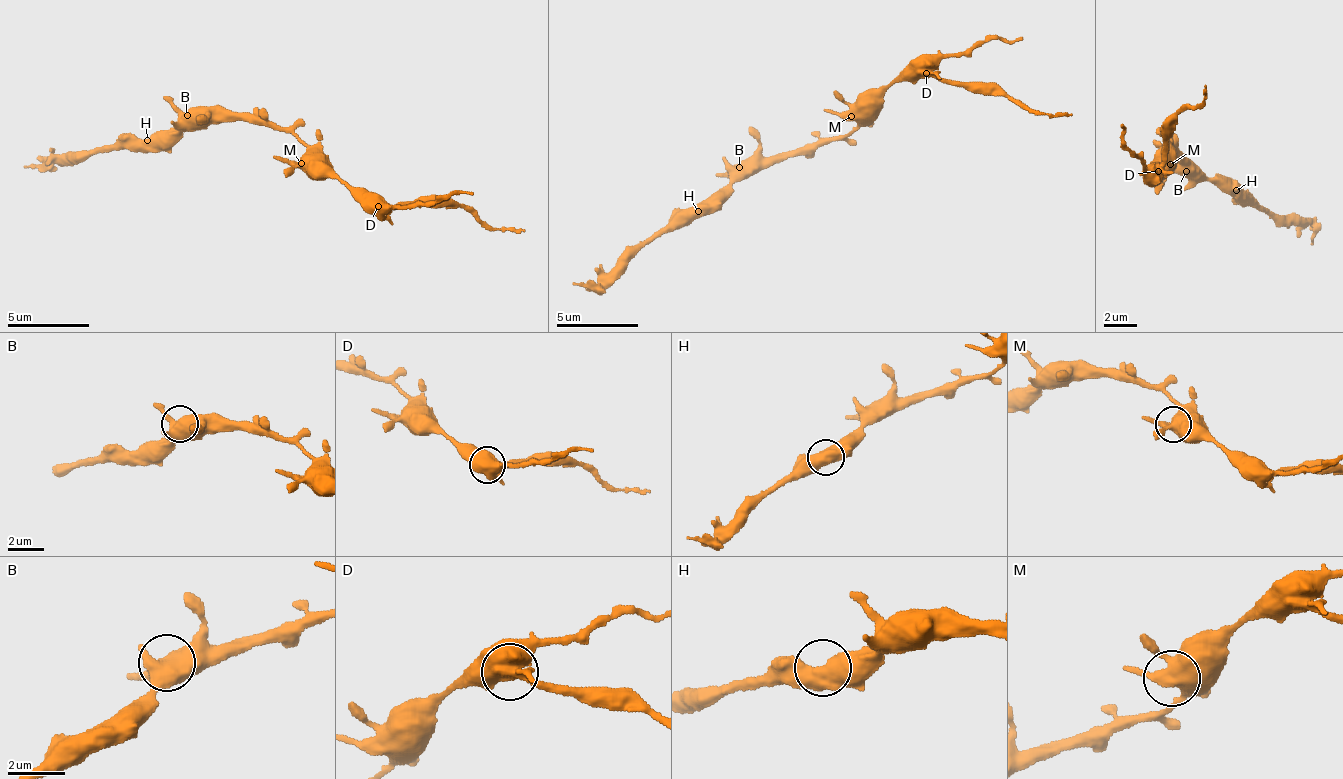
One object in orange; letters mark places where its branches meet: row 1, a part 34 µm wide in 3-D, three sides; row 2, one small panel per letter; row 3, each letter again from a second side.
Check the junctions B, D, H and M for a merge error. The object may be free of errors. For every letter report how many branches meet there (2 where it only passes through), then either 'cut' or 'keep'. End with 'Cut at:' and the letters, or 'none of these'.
B: 3 branches meet; keep
D: 3 branches meet; cut
H: 2 branches meet; keep
M: 3 branches meet; keep
Cut at: D

